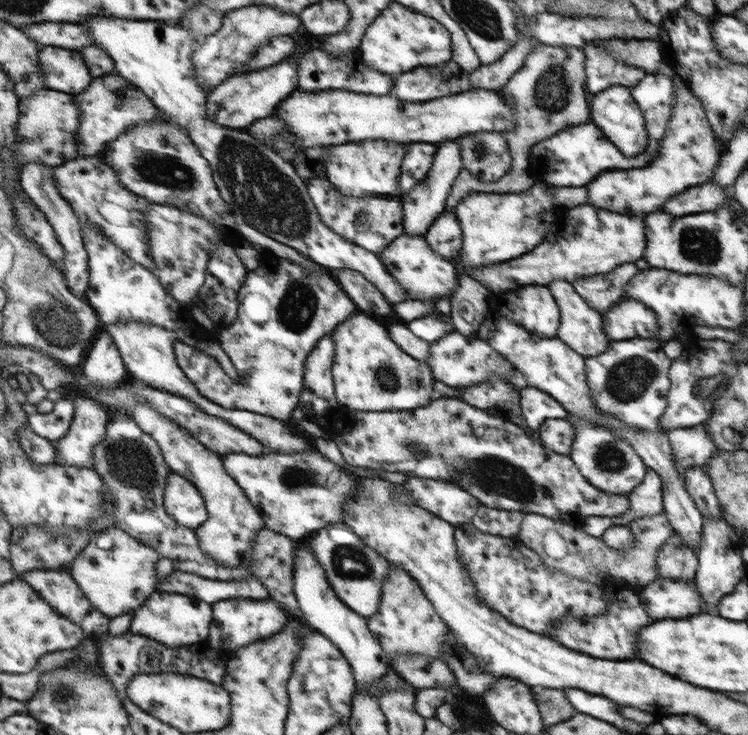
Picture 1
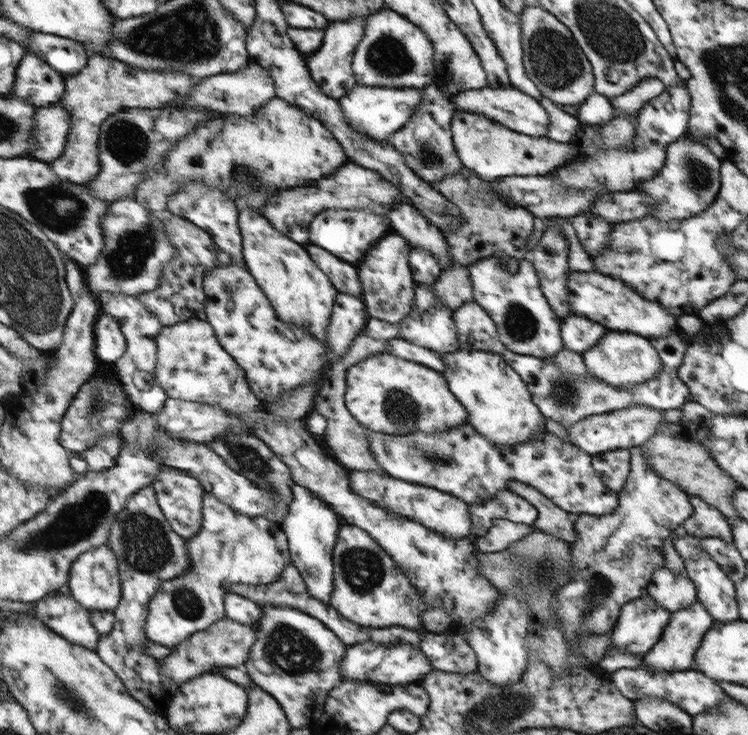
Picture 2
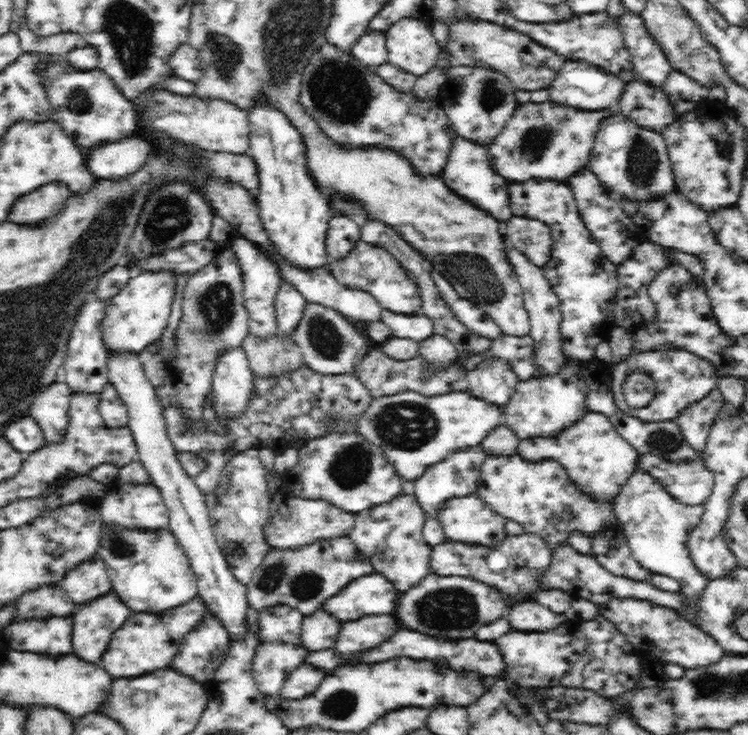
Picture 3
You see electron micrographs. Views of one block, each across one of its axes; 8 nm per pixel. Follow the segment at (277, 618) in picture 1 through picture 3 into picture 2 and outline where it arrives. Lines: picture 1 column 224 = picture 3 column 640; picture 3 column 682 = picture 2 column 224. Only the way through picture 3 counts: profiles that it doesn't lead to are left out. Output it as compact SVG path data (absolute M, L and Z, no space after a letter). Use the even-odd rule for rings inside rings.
M226 617L206 631L195 633L181 643L181 650L172 647L162 661L162 673L171 680L183 684L215 668L243 667L251 654L251 647L258 639L257 624L241 624Z

